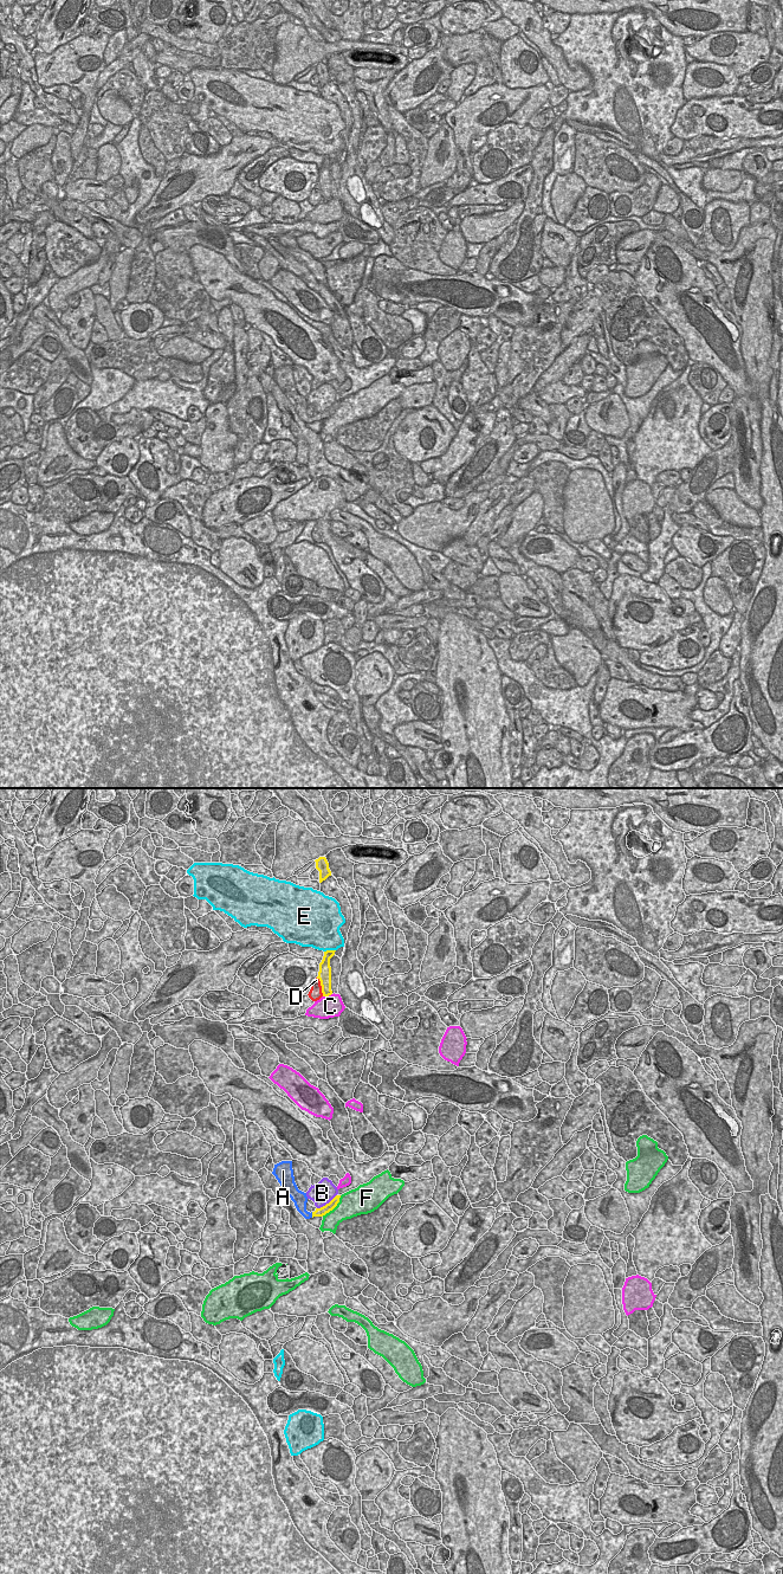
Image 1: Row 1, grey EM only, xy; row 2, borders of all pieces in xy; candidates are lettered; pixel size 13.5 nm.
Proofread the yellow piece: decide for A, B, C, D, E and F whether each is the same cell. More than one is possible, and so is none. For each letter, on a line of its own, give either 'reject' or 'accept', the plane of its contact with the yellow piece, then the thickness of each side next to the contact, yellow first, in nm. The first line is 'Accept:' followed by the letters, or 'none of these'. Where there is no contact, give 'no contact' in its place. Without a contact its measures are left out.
Accept: A
A: accept; contact in xy; calibres 130 and 170 nm
B: reject; contact in xy; calibres 130 and 300 nm
C: reject; contact in xy; calibres 160 and 300 nm
D: reject; contact in xy; calibres 190 and 170 nm
E: reject; contact in xy; calibres 160 and 440 nm
F: reject; contact in xy; calibres 130 and 360 nm

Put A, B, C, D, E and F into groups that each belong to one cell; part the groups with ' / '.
A / B / C / D / E / F

